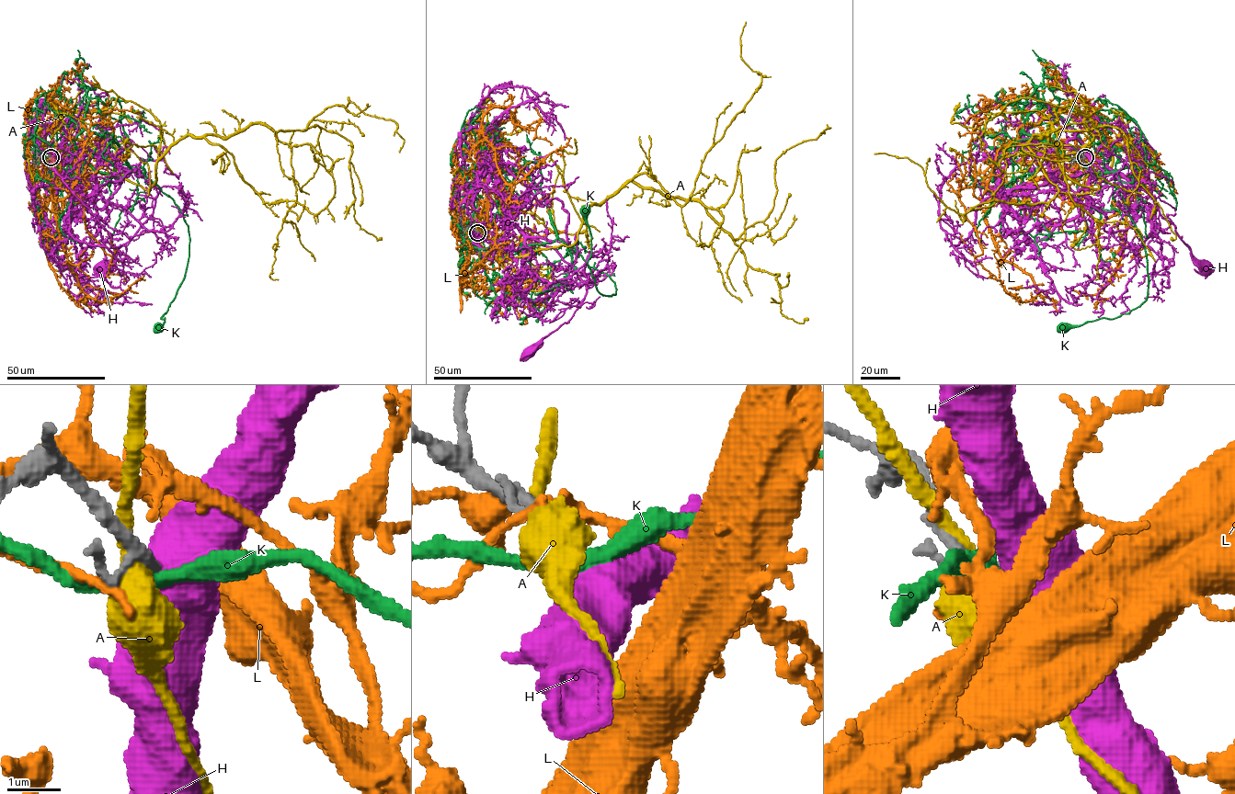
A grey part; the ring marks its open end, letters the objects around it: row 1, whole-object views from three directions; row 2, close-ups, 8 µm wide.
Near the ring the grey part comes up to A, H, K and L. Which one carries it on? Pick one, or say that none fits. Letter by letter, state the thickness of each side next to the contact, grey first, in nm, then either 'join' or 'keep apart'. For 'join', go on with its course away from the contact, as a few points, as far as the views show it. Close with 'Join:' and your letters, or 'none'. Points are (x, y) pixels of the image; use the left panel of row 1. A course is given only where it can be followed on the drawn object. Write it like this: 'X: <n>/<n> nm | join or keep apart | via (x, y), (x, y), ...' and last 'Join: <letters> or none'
A: 240/480 nm | keep apart
H: 140/700 nm | join | via (51, 156), (69, 139), (100, 158), (135, 171), (159, 188), (153, 213), (105, 267)
K: 160/280 nm | keep apart
L: 180/200 nm | keep apart
Join: H

